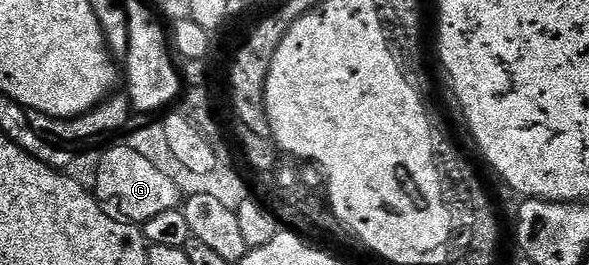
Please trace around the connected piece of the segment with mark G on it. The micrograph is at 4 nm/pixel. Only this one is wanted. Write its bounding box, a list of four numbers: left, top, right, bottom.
[93,144,181,224]

